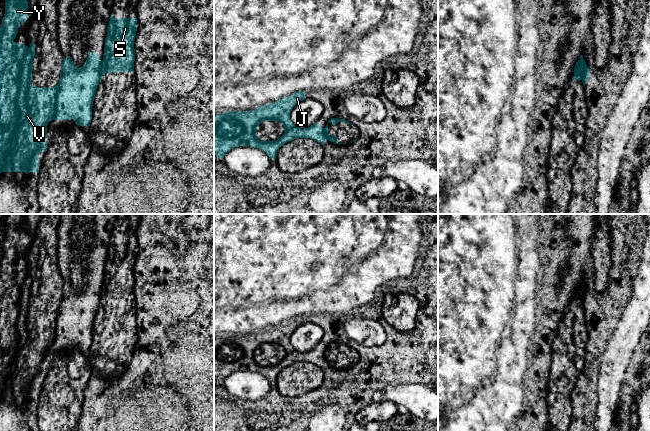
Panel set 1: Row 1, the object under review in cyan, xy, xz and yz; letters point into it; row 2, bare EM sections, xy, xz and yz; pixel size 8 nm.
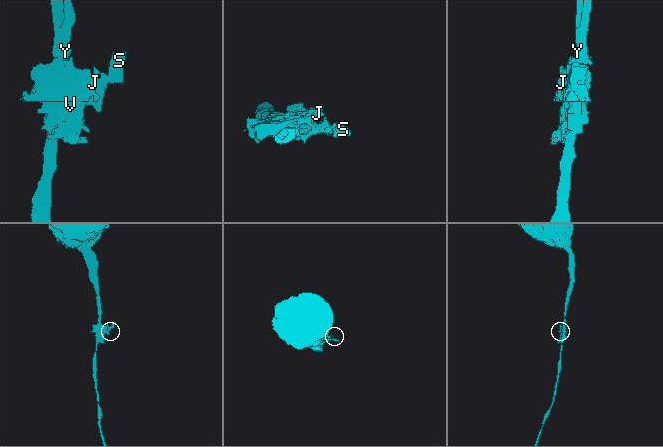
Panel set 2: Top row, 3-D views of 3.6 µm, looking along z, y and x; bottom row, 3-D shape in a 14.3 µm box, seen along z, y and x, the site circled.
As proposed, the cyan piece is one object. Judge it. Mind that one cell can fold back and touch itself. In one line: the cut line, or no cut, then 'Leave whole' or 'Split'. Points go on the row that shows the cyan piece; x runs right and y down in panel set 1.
Split along xy (102, 61), (99, 79). Split

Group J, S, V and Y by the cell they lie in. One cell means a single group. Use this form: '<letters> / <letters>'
J V Y / S

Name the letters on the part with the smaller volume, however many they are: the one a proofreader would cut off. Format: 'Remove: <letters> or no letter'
Remove: S

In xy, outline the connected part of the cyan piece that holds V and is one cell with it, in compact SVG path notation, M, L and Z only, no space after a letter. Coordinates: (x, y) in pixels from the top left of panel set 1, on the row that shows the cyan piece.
M5 0L5 14L0 27L0 173L2 172L39 172L39 153L47 151L47 125L52 120L73 119L79 126L90 126L92 106L97 91L101 60L94 52L88 52L82 67L74 65L70 56L63 59L59 83L51 88L32 86L33 59L35 45L18 44L14 41L21 23L28 16L27 0Z

